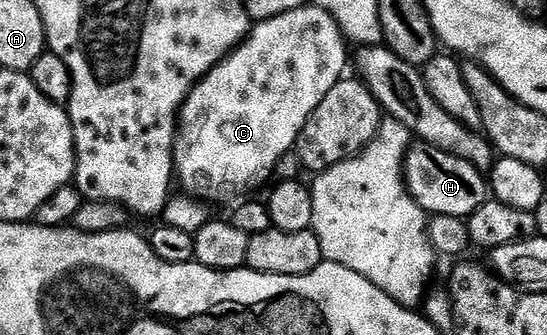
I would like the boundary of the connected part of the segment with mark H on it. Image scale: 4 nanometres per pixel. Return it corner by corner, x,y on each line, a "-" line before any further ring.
416,145
404,160
404,177
416,204
429,216
449,215
463,219
475,213
490,198
485,176
474,165
457,155
427,145

